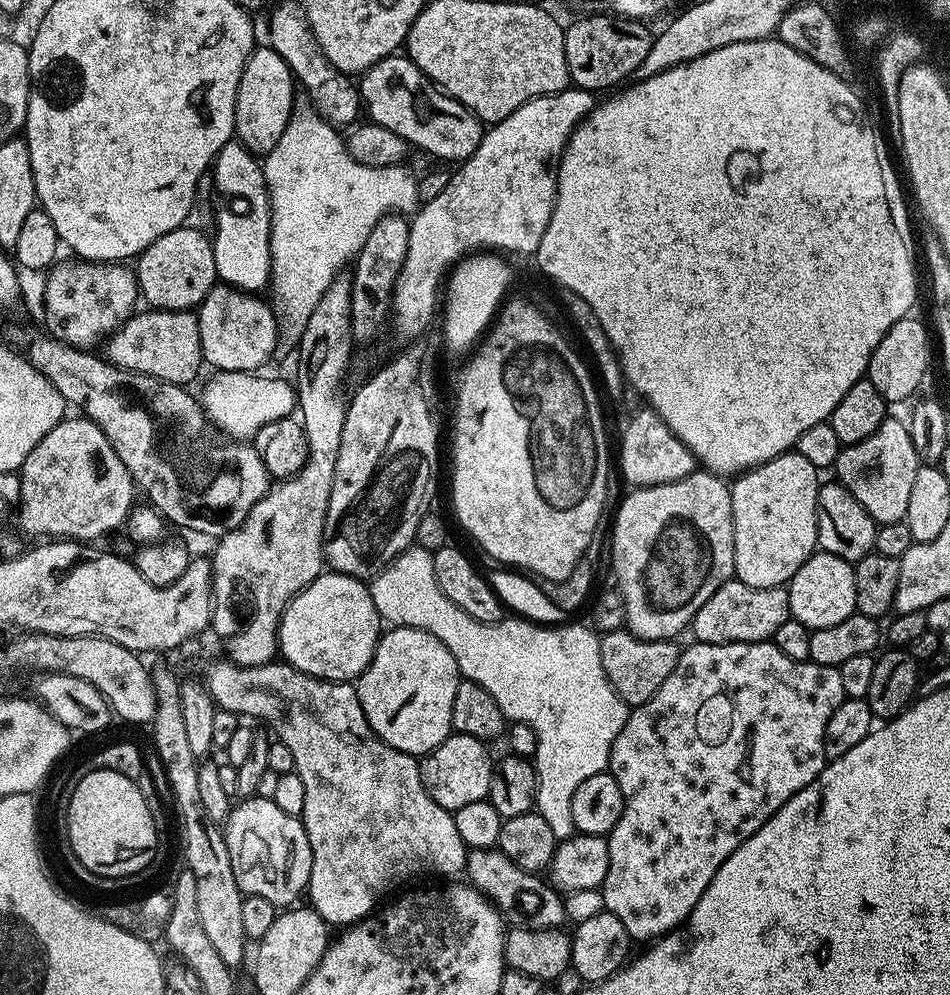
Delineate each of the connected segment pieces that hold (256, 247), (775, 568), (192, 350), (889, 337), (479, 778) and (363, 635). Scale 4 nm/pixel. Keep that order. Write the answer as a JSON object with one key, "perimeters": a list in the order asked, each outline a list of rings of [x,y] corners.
{"perimeters":[[[[229,142],[214,161],[216,184],[224,198],[243,198],[250,205],[250,212],[237,215],[228,206],[222,207],[216,216],[216,236],[212,249],[216,259],[216,274],[223,283],[243,290],[248,294],[259,293],[270,284],[272,267],[272,202],[268,198],[268,187],[264,181],[261,161],[239,142]]],[[[795,450],[757,464],[731,481],[732,525],[734,526],[734,576],[746,586],[778,588],[787,585],[796,571],[817,551],[816,503],[822,483],[821,473]]],[[[144,310],[133,314],[125,324],[120,325],[118,331],[111,337],[112,345],[106,353],[107,359],[118,368],[126,368],[130,372],[144,372],[147,376],[156,376],[159,380],[166,380],[170,384],[181,386],[191,385],[191,380],[202,369],[200,355],[200,331],[198,330],[198,316],[195,311],[166,312],[163,310]]],[[[912,314],[901,315],[900,320],[894,322],[890,330],[886,330],[882,342],[878,342],[868,363],[866,379],[889,405],[896,404],[899,400],[911,401],[916,396],[914,394],[919,390],[920,383],[928,372],[928,363],[932,360],[933,337],[931,336],[932,340],[928,337],[927,326],[914,317]]],[[[456,732],[448,735],[434,751],[427,753],[419,761],[419,765],[424,789],[430,794],[430,798],[453,814],[470,802],[488,799],[494,775],[494,760],[492,764],[488,748],[485,741]]],[[[328,570],[321,574],[313,584],[306,585],[288,603],[284,615],[280,618],[278,652],[293,668],[297,668],[299,672],[305,672],[308,676],[316,676],[319,680],[352,682],[359,677],[361,672],[368,669],[381,635],[382,621],[372,601],[369,585],[354,576],[342,576],[338,572]]]]}

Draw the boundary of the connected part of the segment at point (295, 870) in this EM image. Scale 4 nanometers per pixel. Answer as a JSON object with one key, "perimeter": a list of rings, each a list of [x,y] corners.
{"perimeter":[[[255,795],[244,798],[231,809],[226,823],[223,825],[224,841],[230,854],[230,866],[234,878],[238,882],[244,896],[266,898],[277,906],[292,906],[301,895],[305,895],[310,870],[312,869],[312,851],[306,838],[304,821],[299,816],[286,814],[286,810],[278,810],[278,806],[267,796]]]}

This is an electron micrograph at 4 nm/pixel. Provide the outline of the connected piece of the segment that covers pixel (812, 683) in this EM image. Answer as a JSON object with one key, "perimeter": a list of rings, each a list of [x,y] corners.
{"perimeter":[[[692,642],[689,648],[685,647],[681,651],[670,678],[666,678],[662,686],[658,686],[658,690],[646,703],[635,705],[629,711],[628,720],[622,726],[618,738],[614,740],[612,753],[608,756],[608,768],[622,790],[624,809],[622,818],[618,818],[614,830],[606,837],[610,866],[606,870],[602,895],[605,909],[613,912],[618,922],[626,926],[633,941],[648,940],[651,936],[663,937],[679,929],[681,927],[679,924],[683,920],[685,923],[691,917],[693,906],[699,904],[700,899],[706,895],[710,882],[722,871],[726,858],[730,858],[734,850],[745,847],[748,841],[787,805],[789,800],[795,798],[799,792],[803,792],[807,784],[813,783],[819,777],[826,766],[824,758],[826,722],[830,722],[830,714],[838,710],[838,706],[845,698],[839,668],[786,658],[786,654],[782,654],[782,650],[778,650],[778,646],[771,642],[759,644]]]}

